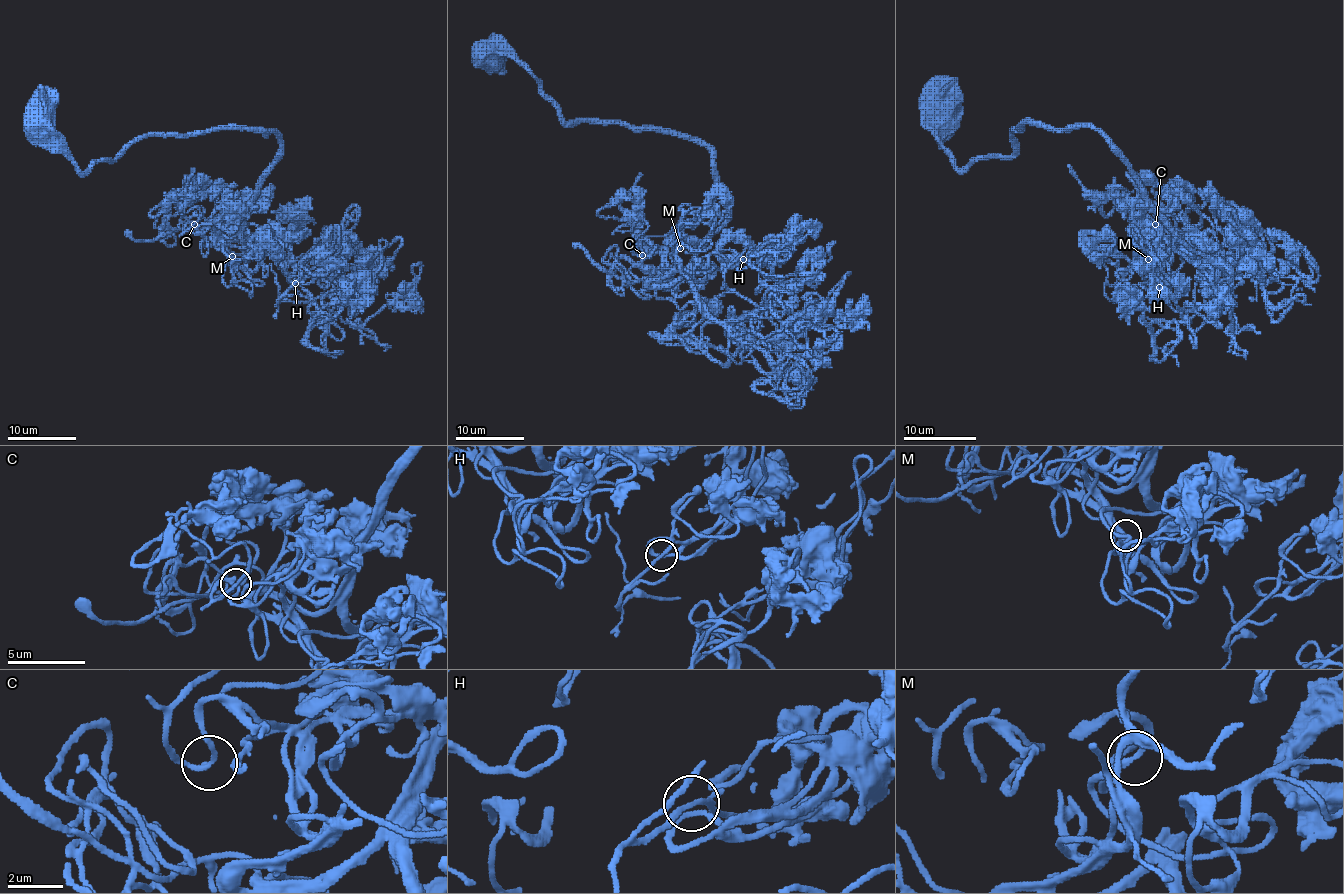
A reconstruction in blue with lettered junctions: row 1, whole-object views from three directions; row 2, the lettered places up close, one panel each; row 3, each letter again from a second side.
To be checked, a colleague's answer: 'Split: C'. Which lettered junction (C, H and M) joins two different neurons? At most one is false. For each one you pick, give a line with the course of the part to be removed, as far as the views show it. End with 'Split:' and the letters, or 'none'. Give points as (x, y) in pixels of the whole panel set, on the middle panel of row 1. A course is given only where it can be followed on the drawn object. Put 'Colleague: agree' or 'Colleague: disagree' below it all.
Split: none
Colleague: disagree

